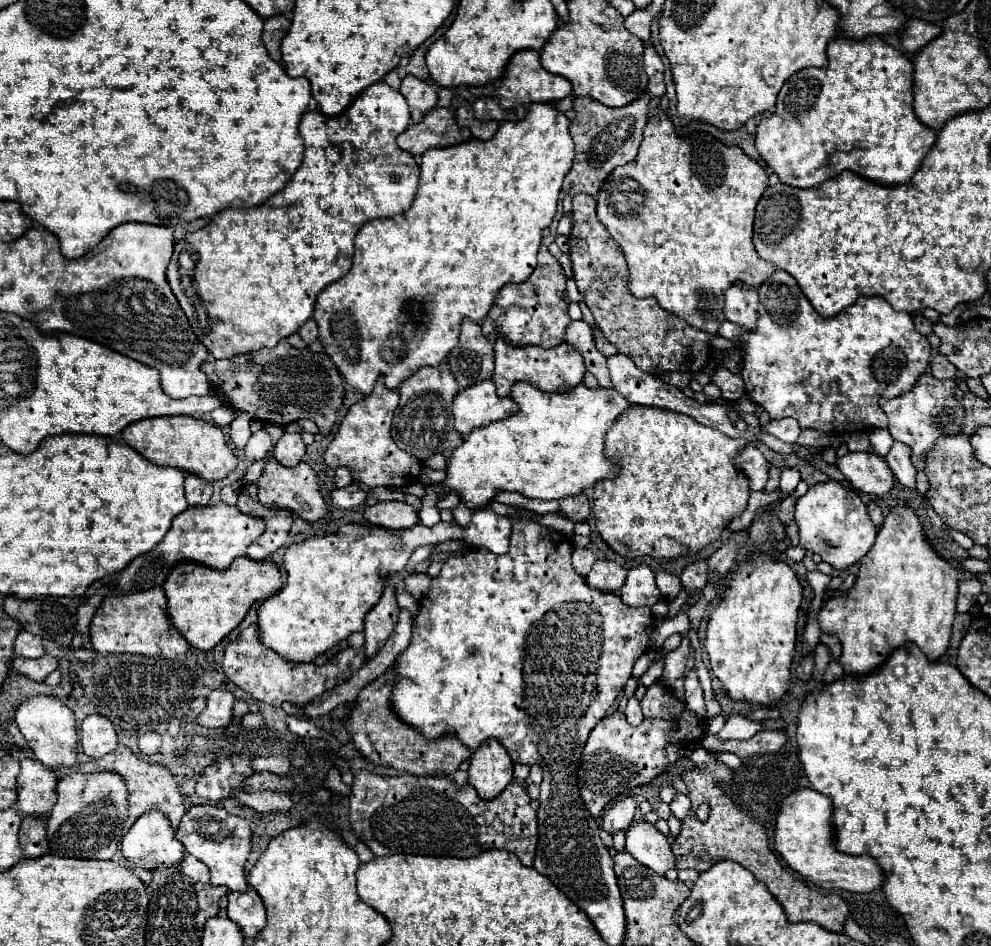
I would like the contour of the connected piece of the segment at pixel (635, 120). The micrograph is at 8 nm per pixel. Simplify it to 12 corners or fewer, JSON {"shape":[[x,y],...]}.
{"shape":[[648,95],[622,109],[576,97],[562,191],[596,197],[630,163]]}

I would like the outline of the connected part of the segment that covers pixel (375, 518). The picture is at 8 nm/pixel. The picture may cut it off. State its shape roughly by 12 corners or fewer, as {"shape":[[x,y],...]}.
{"shape":[[398,501],[364,507],[370,525],[410,529],[416,511]]}

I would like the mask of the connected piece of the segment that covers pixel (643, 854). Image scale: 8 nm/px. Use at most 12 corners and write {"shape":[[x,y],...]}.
{"shape":[[648,821],[626,831],[626,851],[658,875],[674,869],[668,839]]}

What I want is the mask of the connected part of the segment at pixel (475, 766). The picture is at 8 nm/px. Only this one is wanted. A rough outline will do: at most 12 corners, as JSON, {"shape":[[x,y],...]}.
{"shape":[[498,739],[470,757],[468,783],[480,799],[498,797],[514,763]]}

